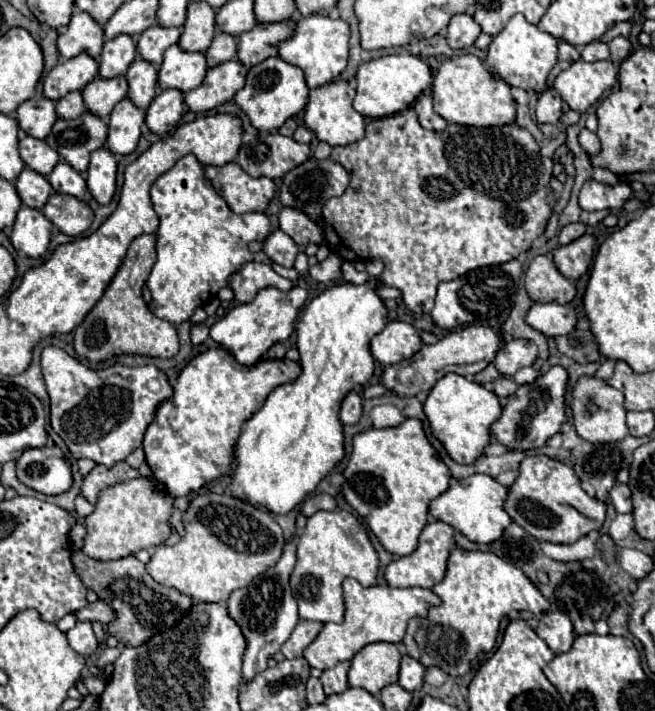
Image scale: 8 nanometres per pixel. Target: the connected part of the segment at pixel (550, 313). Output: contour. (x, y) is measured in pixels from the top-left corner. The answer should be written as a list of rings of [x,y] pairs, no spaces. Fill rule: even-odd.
[[[546,302],[546,304],[532,304],[532,308],[526,314],[526,322],[540,330],[546,336],[564,336],[576,328],[578,314],[572,306]]]

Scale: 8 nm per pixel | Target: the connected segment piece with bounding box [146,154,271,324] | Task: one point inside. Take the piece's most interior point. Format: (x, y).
(201, 242)

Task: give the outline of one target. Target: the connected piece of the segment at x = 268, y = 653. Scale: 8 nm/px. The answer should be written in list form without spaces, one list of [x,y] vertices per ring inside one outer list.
[[[296,538],[286,542],[282,558],[274,564],[274,568],[268,568],[264,574],[260,574],[252,584],[246,588],[238,588],[228,598],[228,612],[236,620],[236,624],[242,628],[248,648],[244,654],[244,670],[242,680],[248,682],[252,676],[264,672],[268,668],[268,660],[282,648],[282,644],[292,634],[292,628],[300,620],[298,616],[298,604],[290,590],[290,574],[296,564]]]

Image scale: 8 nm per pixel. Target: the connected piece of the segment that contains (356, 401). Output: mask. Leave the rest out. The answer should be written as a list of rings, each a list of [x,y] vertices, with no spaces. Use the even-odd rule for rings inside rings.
[[[350,392],[342,402],[340,420],[342,424],[358,424],[360,418],[362,418],[362,398],[358,392]]]

